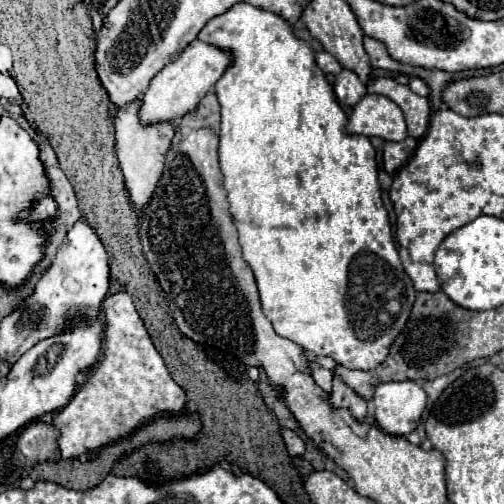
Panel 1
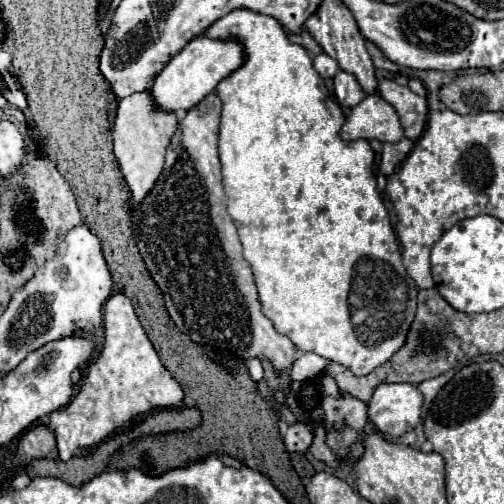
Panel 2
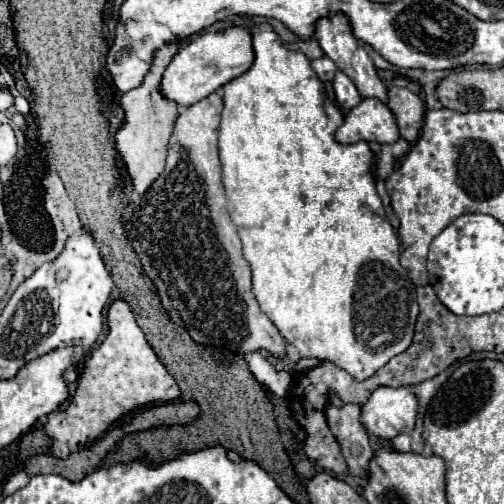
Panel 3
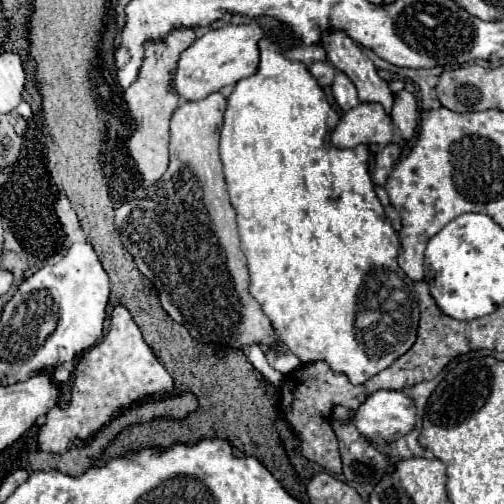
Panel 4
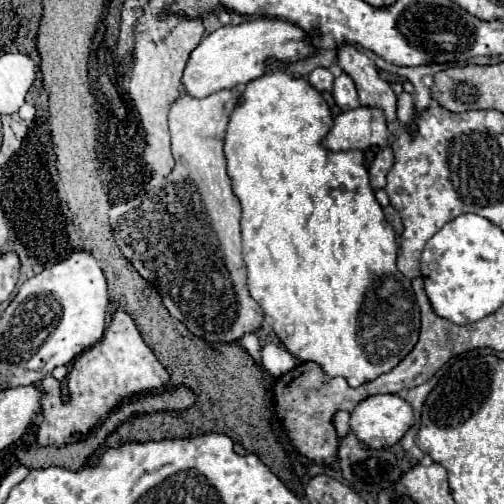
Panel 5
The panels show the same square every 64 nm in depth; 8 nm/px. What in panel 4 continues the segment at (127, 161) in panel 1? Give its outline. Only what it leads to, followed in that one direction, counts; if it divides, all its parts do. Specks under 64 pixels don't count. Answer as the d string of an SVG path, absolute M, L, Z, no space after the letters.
M178 28L178 30L172 30L164 40L148 42L140 74L138 74L136 82L128 90L124 90L124 100L128 104L130 116L136 122L134 132L128 138L124 138L124 146L130 154L130 158L134 160L134 168L142 178L143 187L149 187L160 180L160 176L168 168L168 138L170 138L168 122L170 122L174 110L180 106L180 98L172 90L172 72L176 68L180 54L194 40L196 40L194 30Z

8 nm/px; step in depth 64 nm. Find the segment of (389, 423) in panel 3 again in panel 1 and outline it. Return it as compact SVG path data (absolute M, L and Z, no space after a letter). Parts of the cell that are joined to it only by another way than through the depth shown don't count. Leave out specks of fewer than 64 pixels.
M412 380L384 382L376 388L376 422L394 436L406 436L416 430L426 408L426 392Z

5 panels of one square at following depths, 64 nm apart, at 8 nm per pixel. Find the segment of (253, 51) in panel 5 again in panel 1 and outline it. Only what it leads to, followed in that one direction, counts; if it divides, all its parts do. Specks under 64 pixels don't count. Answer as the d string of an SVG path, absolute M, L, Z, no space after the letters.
M194 40L186 46L186 50L170 64L166 64L152 80L150 88L142 96L142 106L138 110L140 124L160 124L160 122L176 122L184 114L196 110L198 102L204 98L206 92L210 92L220 80L224 68L232 62L230 52L224 52L212 44L204 44L200 40Z

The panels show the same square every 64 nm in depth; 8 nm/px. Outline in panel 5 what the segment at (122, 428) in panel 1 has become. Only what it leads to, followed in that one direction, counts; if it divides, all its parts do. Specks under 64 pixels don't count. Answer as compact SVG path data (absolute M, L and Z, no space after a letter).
M116 310L110 326L104 332L104 338L92 348L88 348L86 352L82 352L72 364L72 370L68 374L70 400L66 404L66 418L60 417L64 402L60 400L58 380L54 378L40 380L44 398L42 398L41 410L43 420L38 427L38 444L60 448L68 443L72 434L87 435L124 398L130 398L134 394L148 392L148 390L164 390L168 388L168 380L170 380L168 372L158 362L154 352L144 344L134 320L124 310Z

